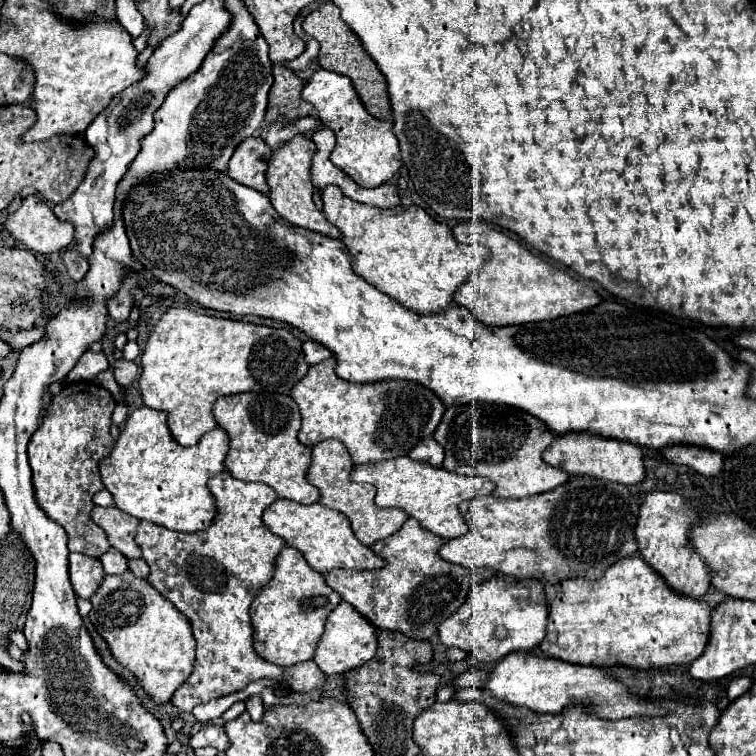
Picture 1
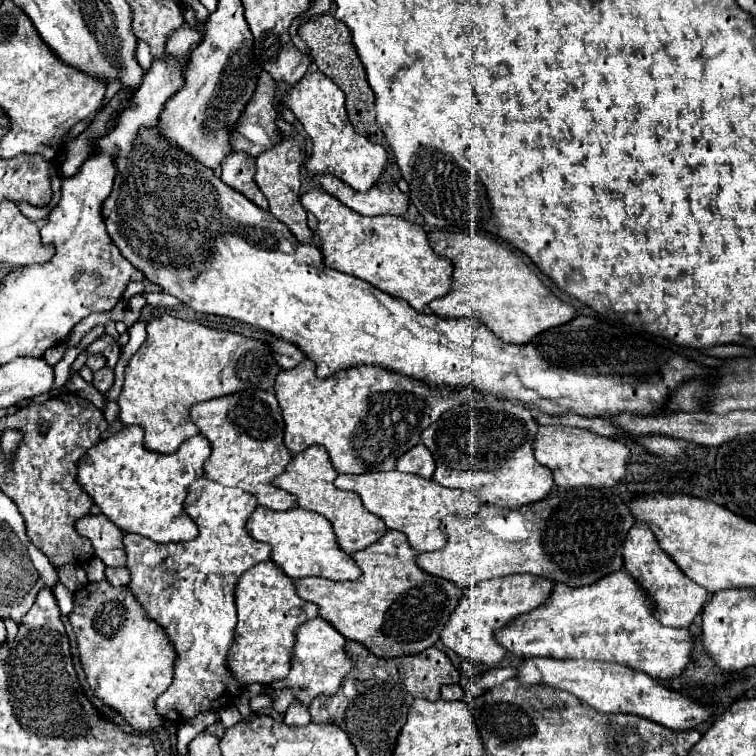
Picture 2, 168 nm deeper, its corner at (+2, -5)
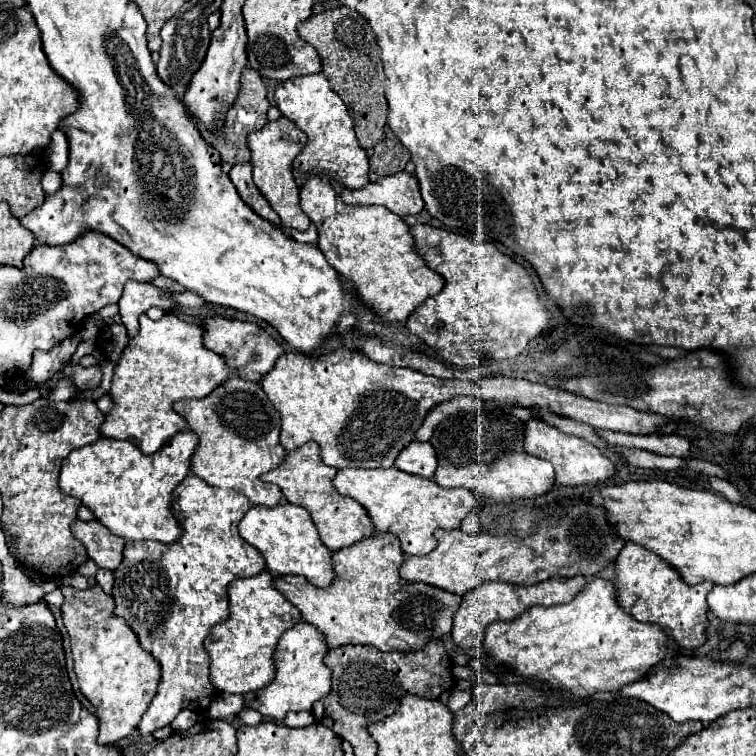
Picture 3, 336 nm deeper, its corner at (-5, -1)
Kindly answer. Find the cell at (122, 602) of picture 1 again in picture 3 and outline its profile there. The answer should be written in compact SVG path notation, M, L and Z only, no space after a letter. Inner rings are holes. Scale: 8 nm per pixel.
M96 584L88 590L78 590L74 586L60 586L64 602L60 606L64 626L70 634L70 648L74 658L74 672L80 684L80 692L98 710L98 742L116 744L124 736L136 730L148 708L156 688L160 684L160 666L156 660L142 650L136 634L122 618L112 614L114 600L104 594Z

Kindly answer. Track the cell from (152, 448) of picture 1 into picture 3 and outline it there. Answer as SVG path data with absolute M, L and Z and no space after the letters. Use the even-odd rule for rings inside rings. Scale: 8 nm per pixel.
M178 432L160 452L154 452L150 456L142 454L136 444L128 440L112 440L112 438L100 438L94 444L82 446L78 450L72 450L68 454L68 460L62 462L62 470L58 476L60 492L80 500L88 510L92 510L94 518L102 522L110 532L124 540L156 540L162 544L170 544L178 540L182 534L180 524L176 522L170 500L174 488L188 476L190 472L190 456L196 450L196 436L194 432Z

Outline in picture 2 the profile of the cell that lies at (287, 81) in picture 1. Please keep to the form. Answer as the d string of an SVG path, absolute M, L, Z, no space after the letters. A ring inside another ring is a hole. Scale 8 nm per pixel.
M263 72L253 100L247 104L234 132L231 132L233 150L259 156L261 152L281 142L281 130L277 126L279 112L275 110L275 80L269 72Z

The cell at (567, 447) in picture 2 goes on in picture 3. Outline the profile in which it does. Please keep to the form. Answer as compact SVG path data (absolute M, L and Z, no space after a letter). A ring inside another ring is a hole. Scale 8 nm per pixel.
M530 418L524 422L524 450L536 458L544 458L552 462L554 472L556 472L556 482L562 486L598 484L598 482L606 482L614 474L614 464L594 444L578 436L562 434L560 430L536 418Z

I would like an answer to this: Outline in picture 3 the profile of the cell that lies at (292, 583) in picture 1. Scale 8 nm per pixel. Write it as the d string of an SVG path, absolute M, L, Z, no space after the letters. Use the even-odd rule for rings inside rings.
M268 572L232 580L228 586L228 604L228 618L216 624L208 640L204 640L206 652L210 654L210 682L218 692L246 694L272 682L272 654L276 642L288 628L300 622L300 612L296 612L296 608L272 586L272 576Z

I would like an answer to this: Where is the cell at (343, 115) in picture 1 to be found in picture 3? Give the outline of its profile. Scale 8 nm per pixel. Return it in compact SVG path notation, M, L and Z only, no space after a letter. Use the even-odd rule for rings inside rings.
M322 72L296 76L286 82L280 82L278 88L274 90L274 100L280 114L292 120L296 128L300 128L308 138L306 146L292 164L294 168L306 174L324 174L352 190L364 188L368 184L368 156L358 146L354 134L354 122L348 114L346 104L336 92L332 92Z

